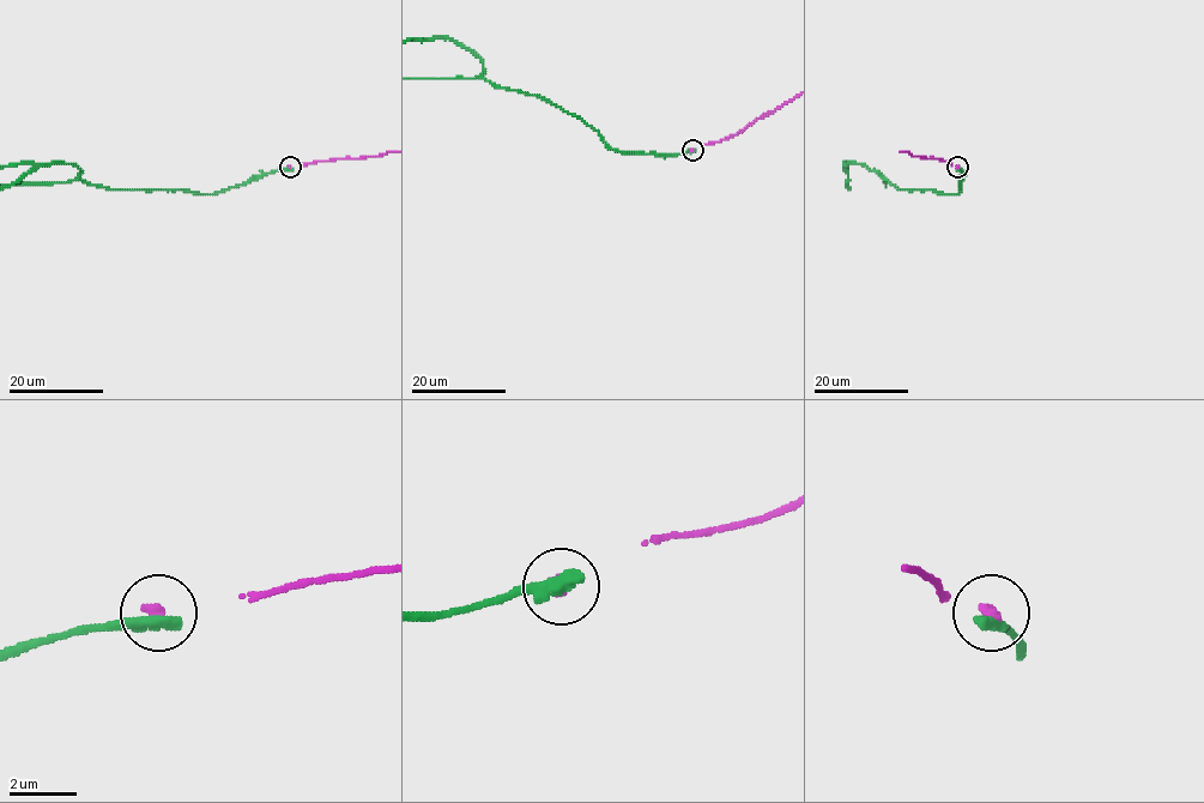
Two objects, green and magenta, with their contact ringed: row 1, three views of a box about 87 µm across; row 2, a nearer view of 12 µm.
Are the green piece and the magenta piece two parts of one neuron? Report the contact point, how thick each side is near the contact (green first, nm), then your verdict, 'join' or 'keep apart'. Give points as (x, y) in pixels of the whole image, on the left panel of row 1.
at (290, 167); 480 nm thick on the green side, 280 nm on the other; keep apart

